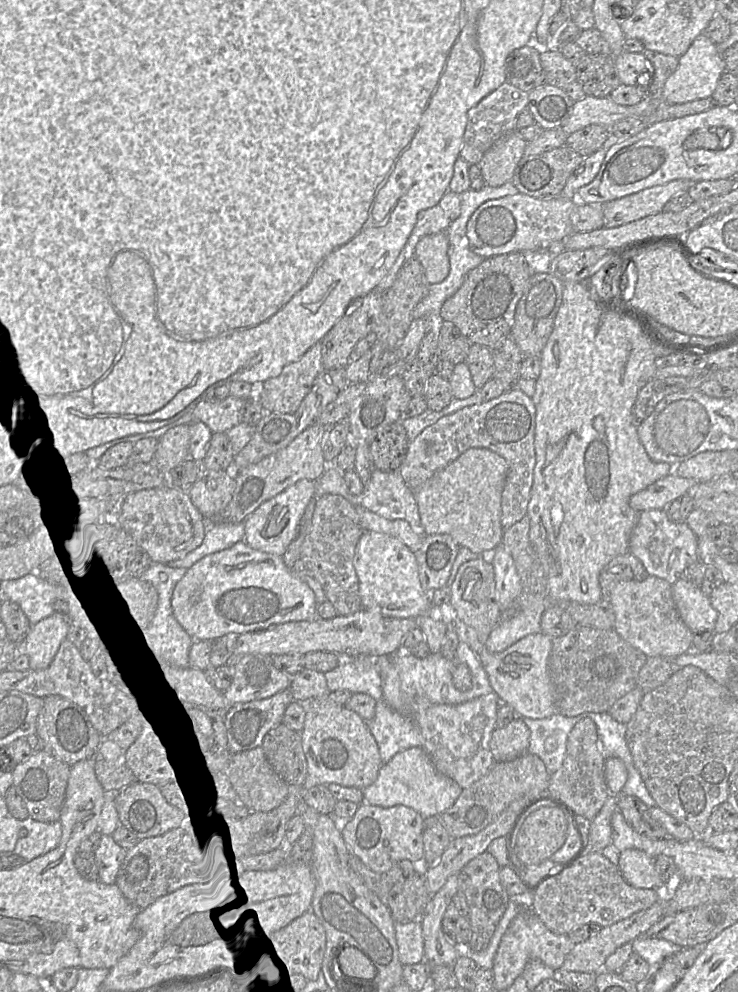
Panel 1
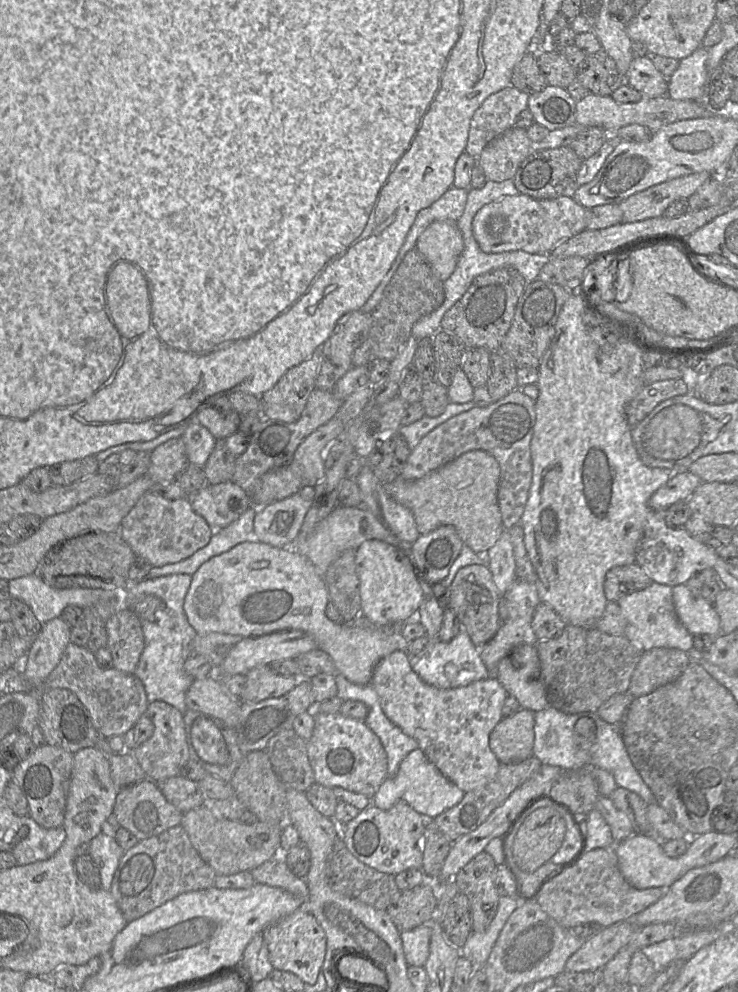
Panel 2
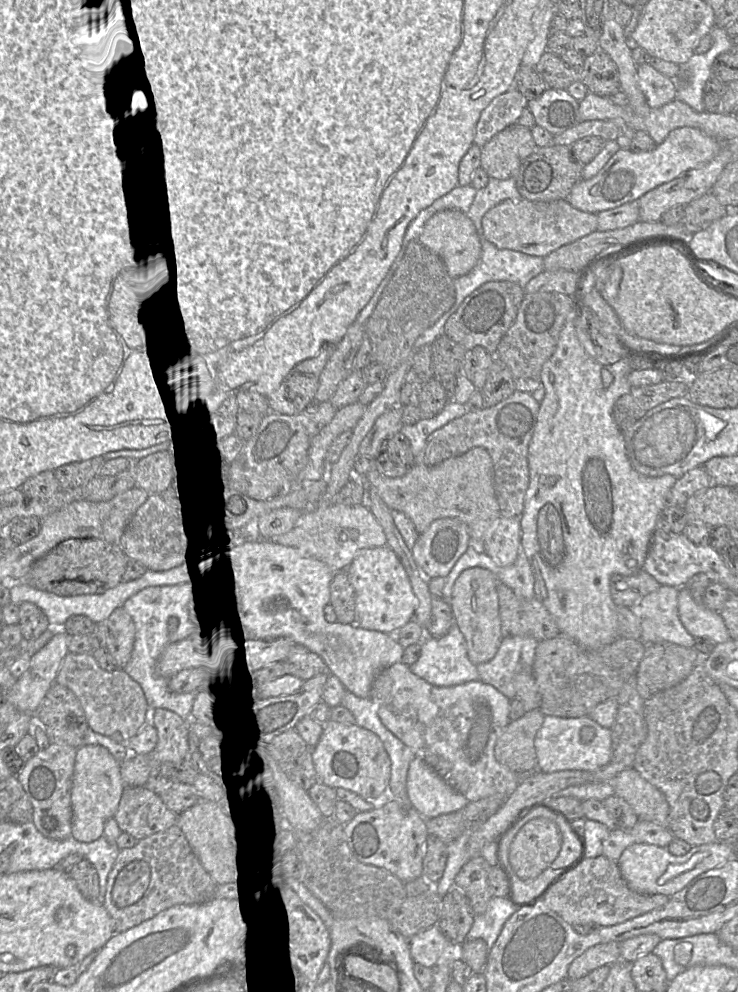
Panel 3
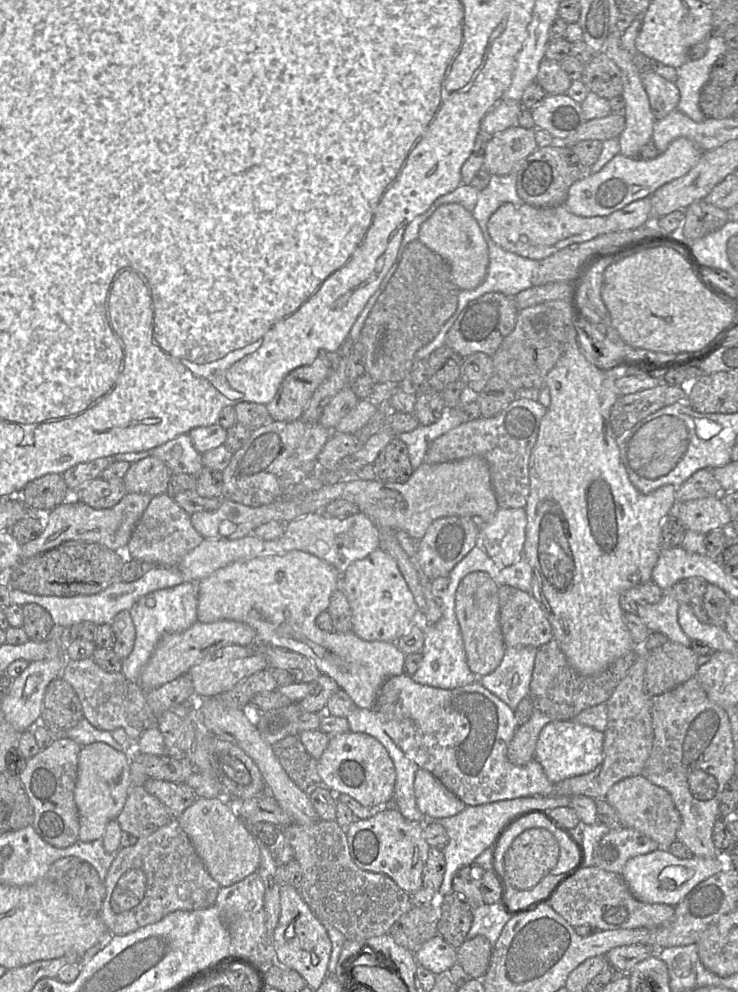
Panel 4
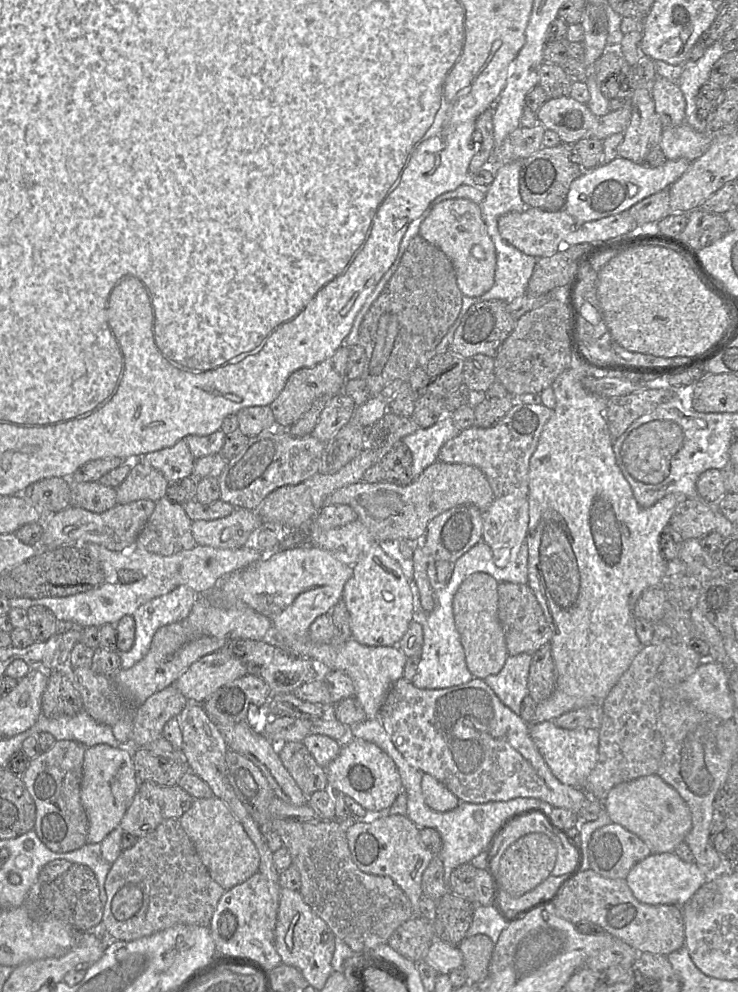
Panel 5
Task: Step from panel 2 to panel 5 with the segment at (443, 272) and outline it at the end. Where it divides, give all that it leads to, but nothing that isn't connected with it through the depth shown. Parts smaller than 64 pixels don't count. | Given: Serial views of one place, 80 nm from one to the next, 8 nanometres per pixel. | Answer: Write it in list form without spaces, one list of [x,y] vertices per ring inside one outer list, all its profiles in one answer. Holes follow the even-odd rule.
[[[449,199],[431,205],[426,213],[419,235],[450,259],[462,294],[475,297],[490,290],[495,281],[496,252],[487,233],[480,205],[468,199]]]

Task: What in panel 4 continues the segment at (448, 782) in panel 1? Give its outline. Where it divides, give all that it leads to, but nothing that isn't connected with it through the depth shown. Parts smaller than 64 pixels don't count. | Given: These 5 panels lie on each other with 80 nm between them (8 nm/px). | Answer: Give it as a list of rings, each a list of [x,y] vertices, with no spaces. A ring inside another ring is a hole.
[[[422,768],[416,772],[414,790],[420,811],[433,818],[454,816],[467,806],[436,776]]]

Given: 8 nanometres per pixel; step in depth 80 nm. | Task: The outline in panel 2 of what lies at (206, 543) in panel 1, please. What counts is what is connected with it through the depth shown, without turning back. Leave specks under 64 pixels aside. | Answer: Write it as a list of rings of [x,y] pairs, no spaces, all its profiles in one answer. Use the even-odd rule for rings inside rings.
[[[249,507],[239,518],[224,528],[214,530],[209,542],[188,558],[173,564],[152,567],[146,578],[172,574],[192,575],[207,560],[224,553],[239,543],[253,539],[253,519],[256,508]]]

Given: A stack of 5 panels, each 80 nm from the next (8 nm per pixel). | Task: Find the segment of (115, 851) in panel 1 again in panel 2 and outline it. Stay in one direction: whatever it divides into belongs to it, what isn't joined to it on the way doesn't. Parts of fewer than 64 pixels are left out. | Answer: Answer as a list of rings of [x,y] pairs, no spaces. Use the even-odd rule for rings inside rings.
[[[100,833],[89,842],[89,855],[101,876],[102,889],[110,891],[112,881],[125,851],[113,836]]]

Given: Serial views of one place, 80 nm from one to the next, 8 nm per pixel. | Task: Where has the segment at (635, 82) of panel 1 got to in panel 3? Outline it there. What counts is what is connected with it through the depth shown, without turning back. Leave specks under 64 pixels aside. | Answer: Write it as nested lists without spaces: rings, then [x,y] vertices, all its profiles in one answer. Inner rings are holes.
[[[649,63],[637,68],[638,83],[651,109],[659,108],[677,97],[676,81],[654,69]]]

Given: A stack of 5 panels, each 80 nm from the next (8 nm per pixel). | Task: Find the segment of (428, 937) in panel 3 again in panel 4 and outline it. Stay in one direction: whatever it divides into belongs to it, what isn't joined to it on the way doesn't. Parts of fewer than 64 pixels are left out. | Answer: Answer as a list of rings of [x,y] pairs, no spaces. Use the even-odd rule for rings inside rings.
[[[439,934],[425,942],[414,954],[417,963],[437,975],[447,974],[457,963],[457,950]]]

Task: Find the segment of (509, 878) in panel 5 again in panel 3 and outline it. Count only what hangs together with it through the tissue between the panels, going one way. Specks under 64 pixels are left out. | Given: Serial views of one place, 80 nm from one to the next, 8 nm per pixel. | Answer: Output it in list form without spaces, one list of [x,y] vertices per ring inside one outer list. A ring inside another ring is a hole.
[[[532,819],[520,829],[510,846],[510,865],[519,878],[533,880],[550,867],[561,846],[562,835],[555,822]]]

